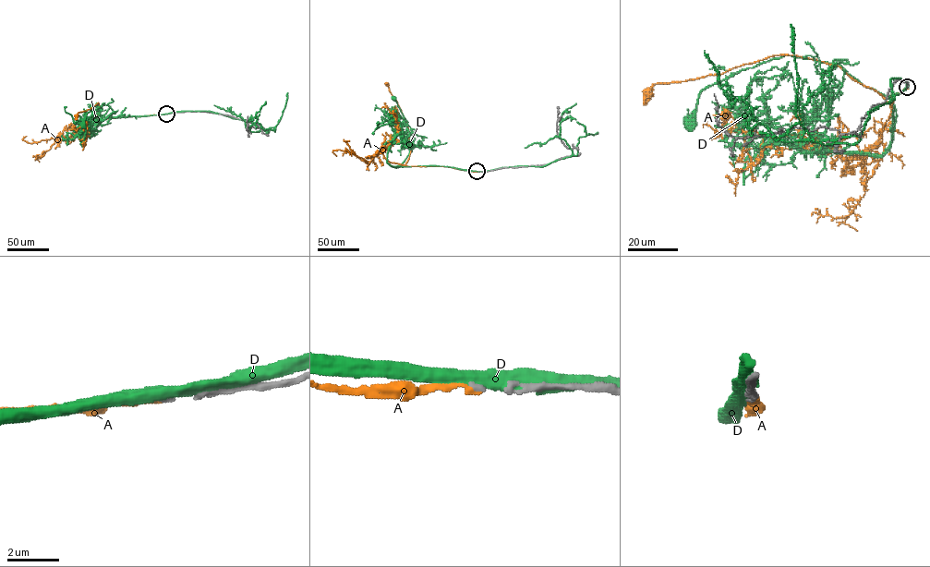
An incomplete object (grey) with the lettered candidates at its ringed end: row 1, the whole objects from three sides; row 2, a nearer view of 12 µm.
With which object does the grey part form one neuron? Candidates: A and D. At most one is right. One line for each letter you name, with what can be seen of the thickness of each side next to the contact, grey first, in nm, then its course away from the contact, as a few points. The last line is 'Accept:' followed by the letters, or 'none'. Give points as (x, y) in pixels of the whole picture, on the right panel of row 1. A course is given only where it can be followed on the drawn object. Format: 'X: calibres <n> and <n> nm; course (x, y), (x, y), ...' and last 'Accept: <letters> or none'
A: calibres 150 and 200 nm; course (907, 87), (891, 96), (884, 124), (890, 106), (880, 94), (838, 66), (798, 56), (655, 83), (647, 92)
Accept: A

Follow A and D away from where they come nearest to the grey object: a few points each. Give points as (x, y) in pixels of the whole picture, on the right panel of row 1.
A: (907, 87), (891, 96), (884, 124), (890, 106), (880, 94), (838, 66), (798, 56), (655, 83), (647, 92)
D: (907, 87), (889, 97), (891, 142), (894, 105), (885, 96), (841, 66), (783, 54), (706, 86), (690, 123)

